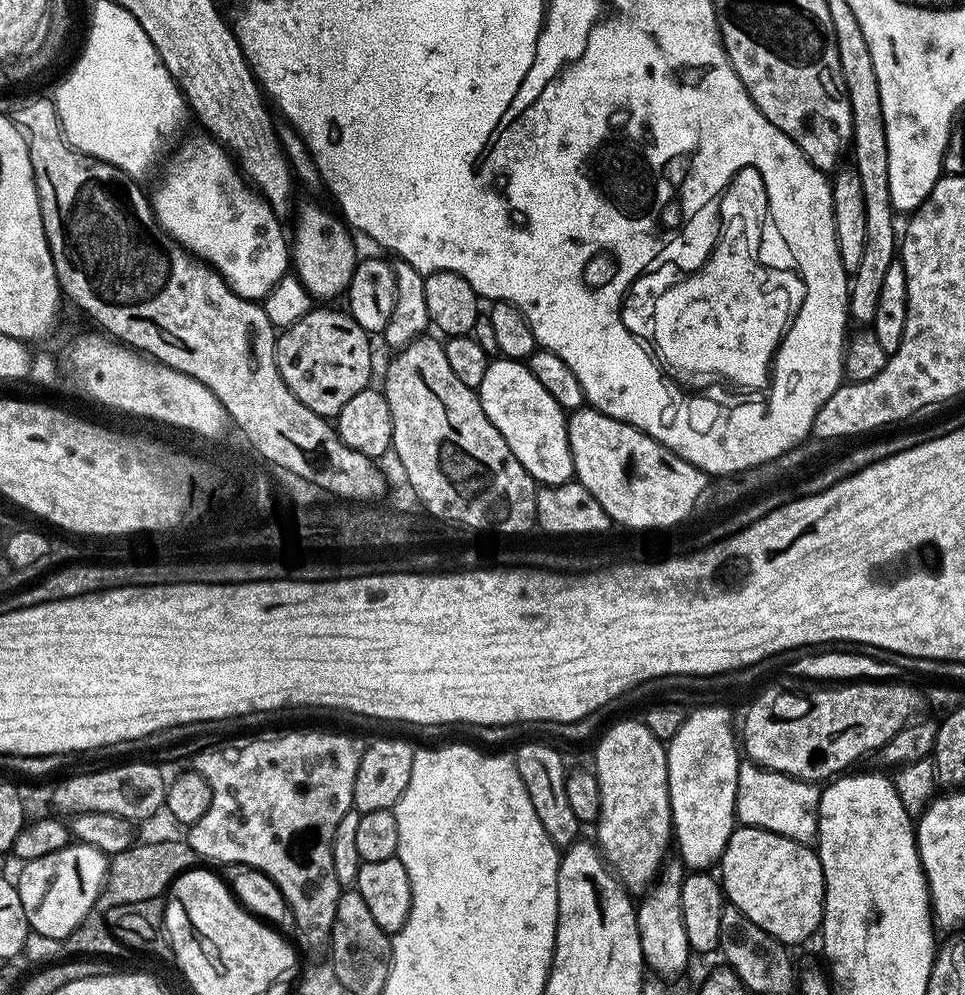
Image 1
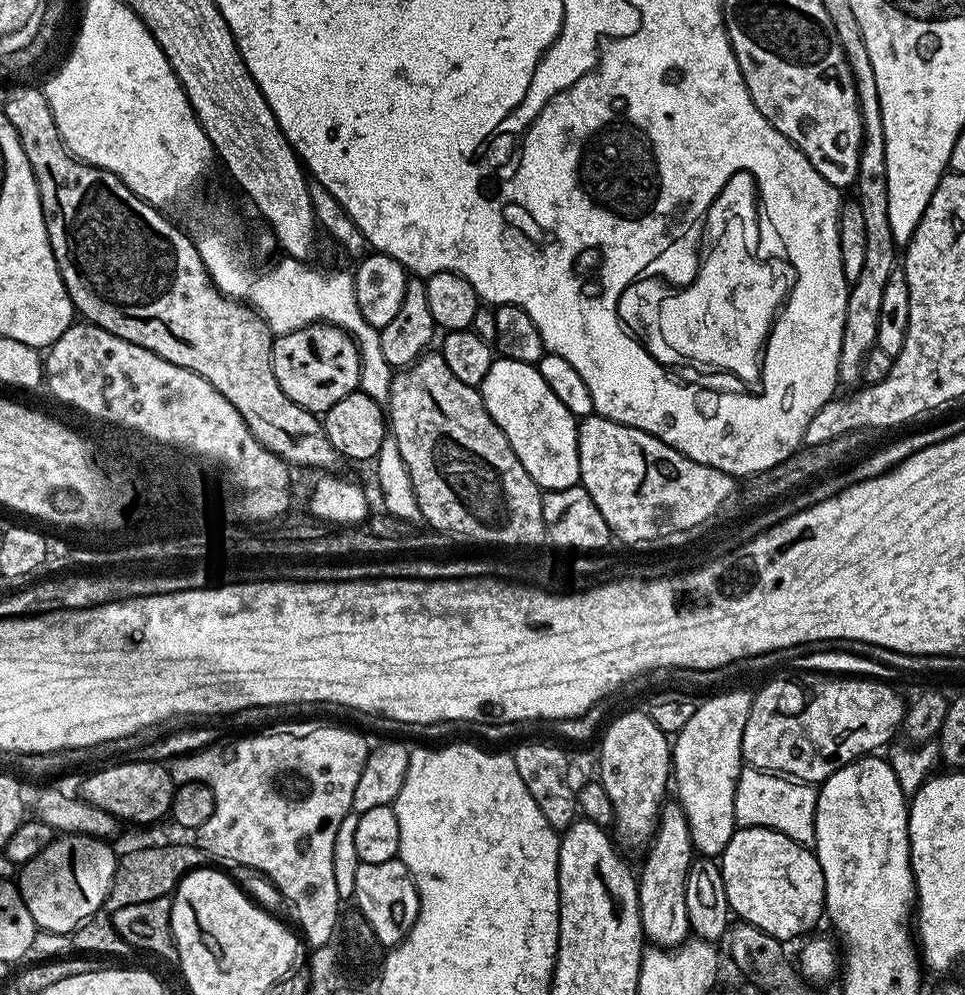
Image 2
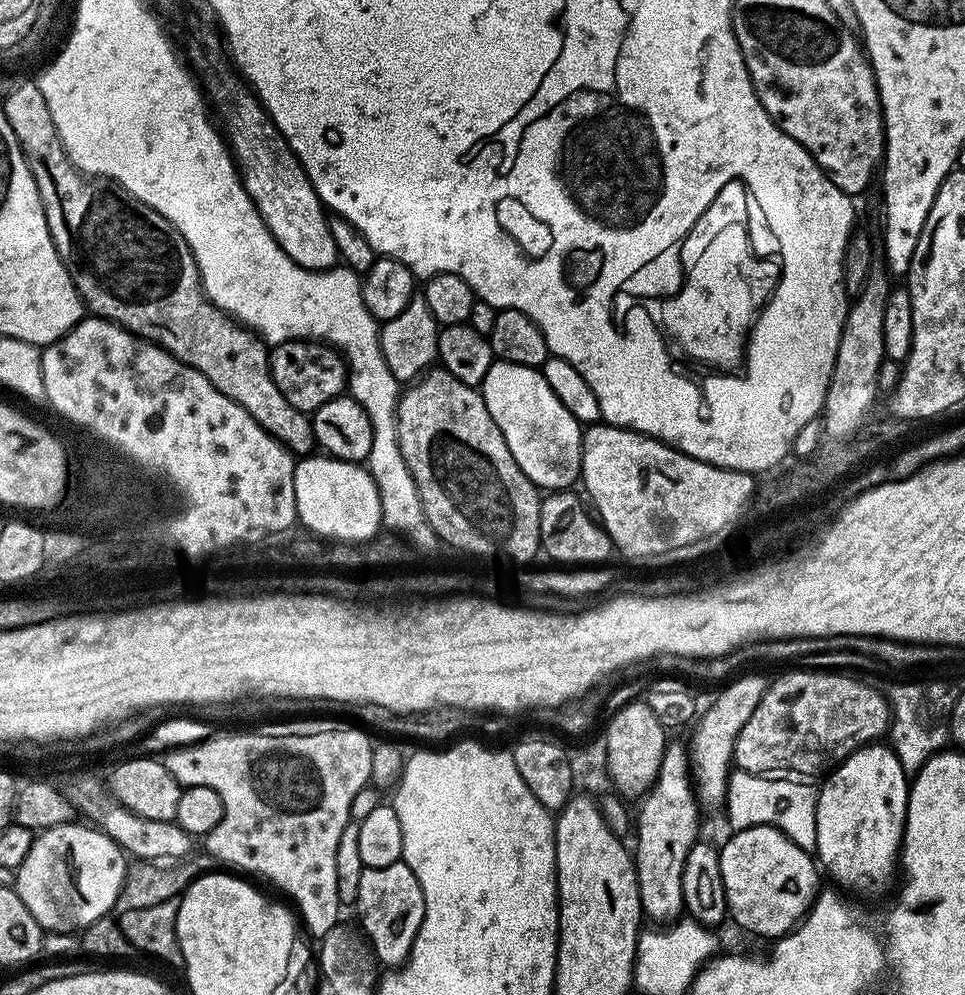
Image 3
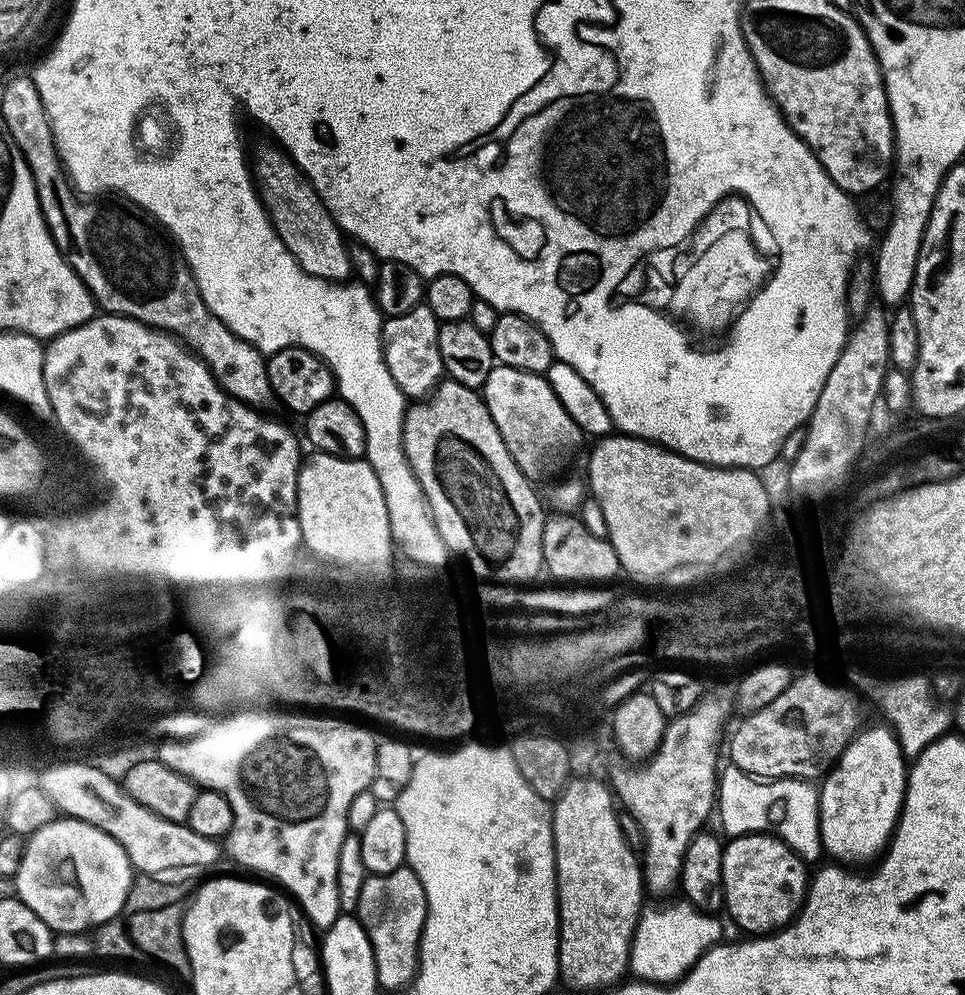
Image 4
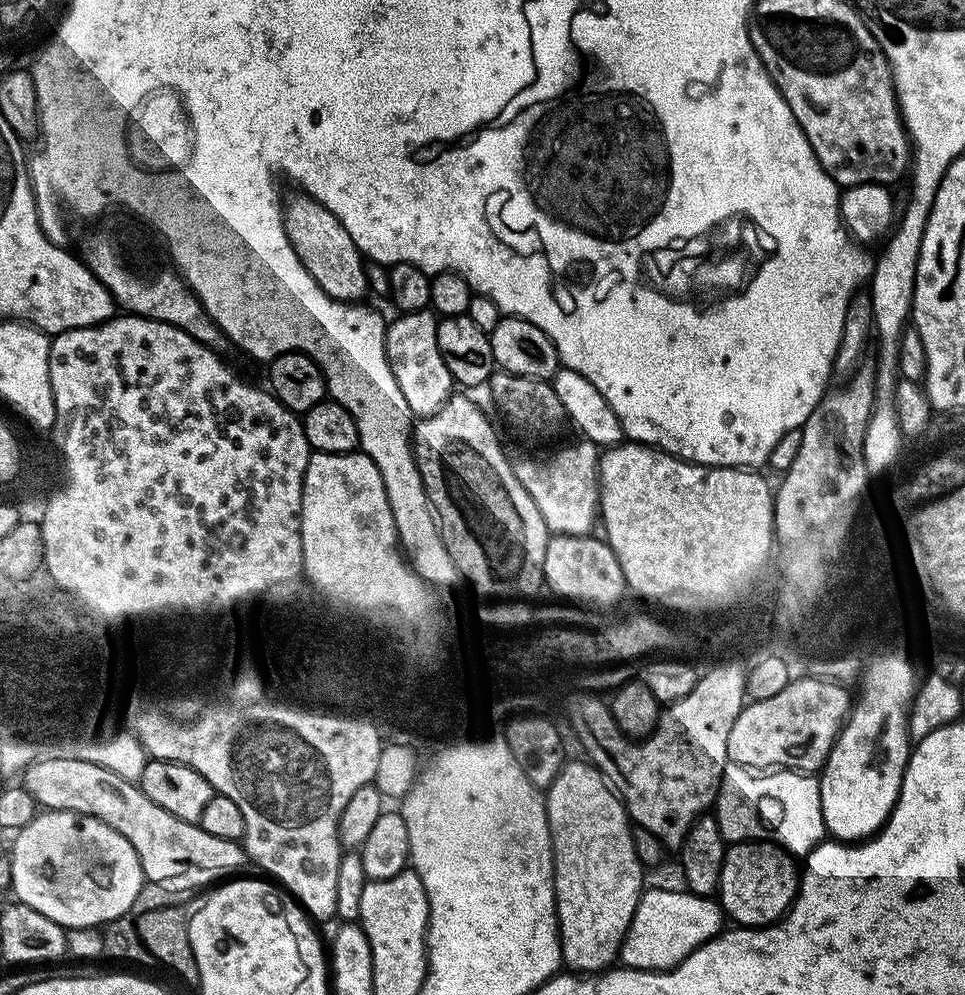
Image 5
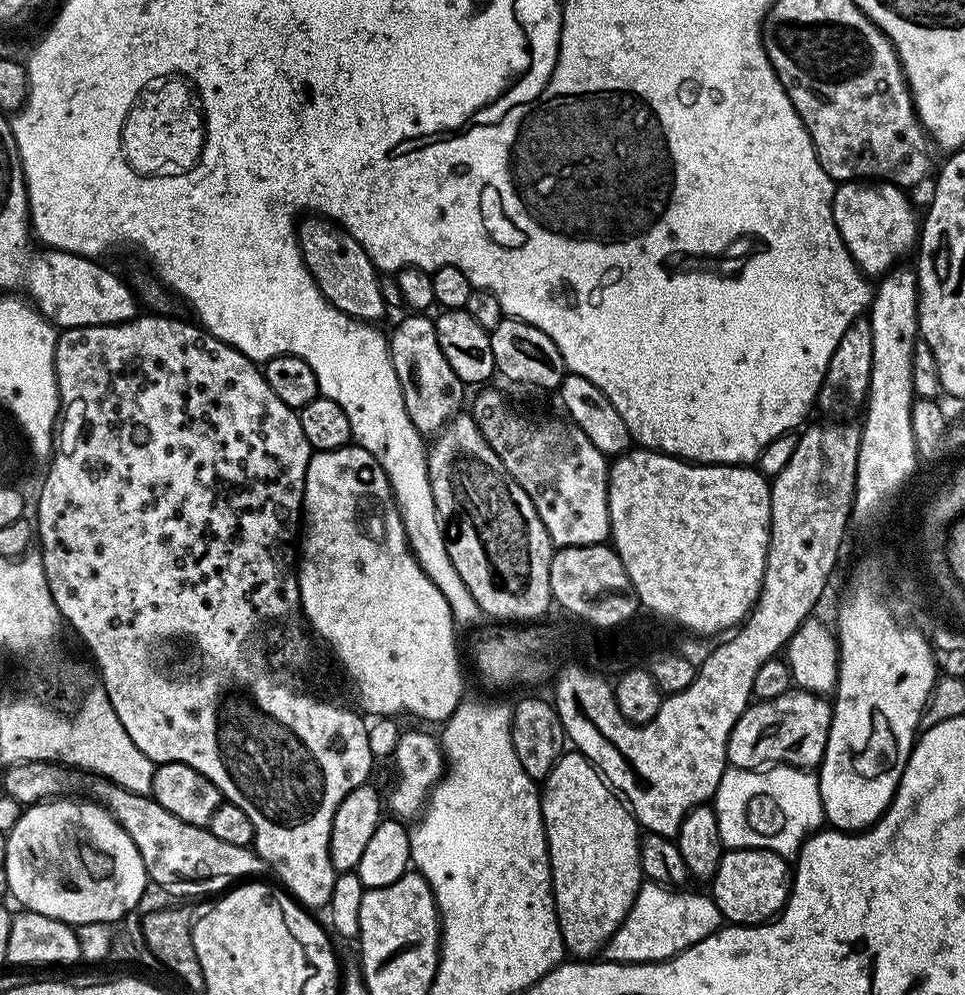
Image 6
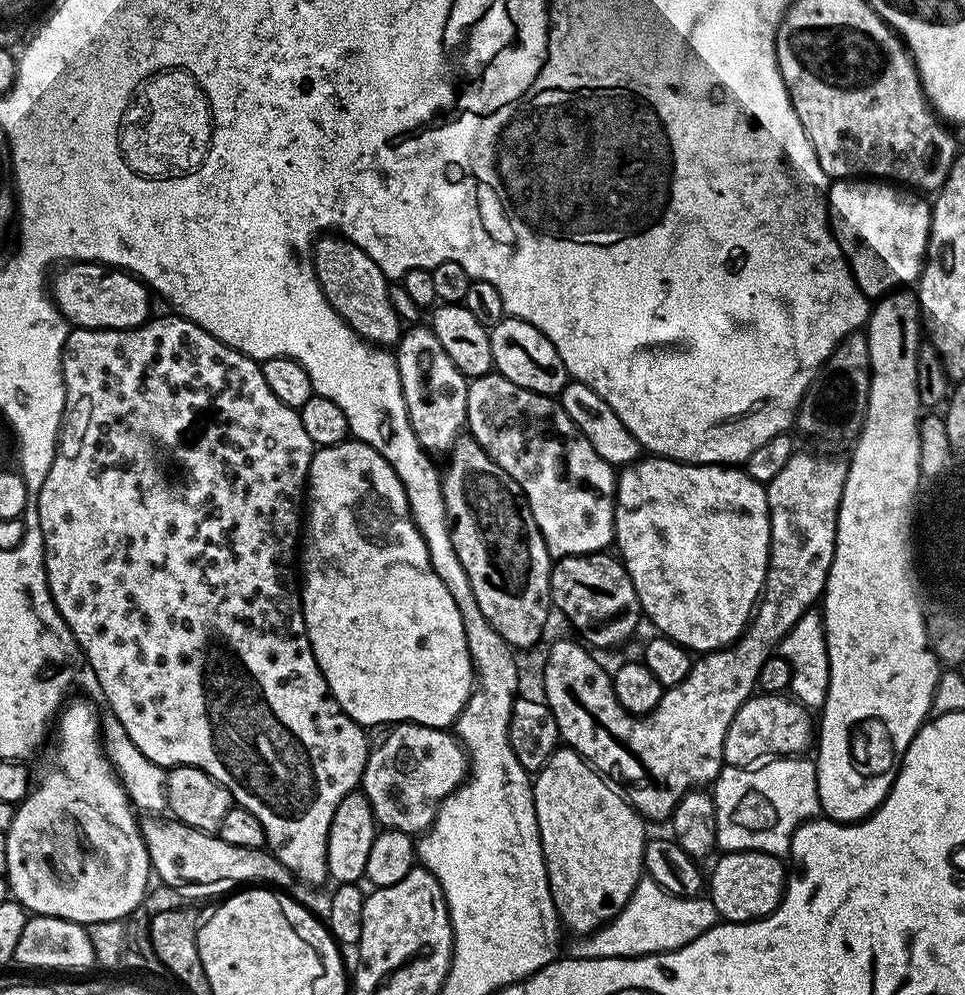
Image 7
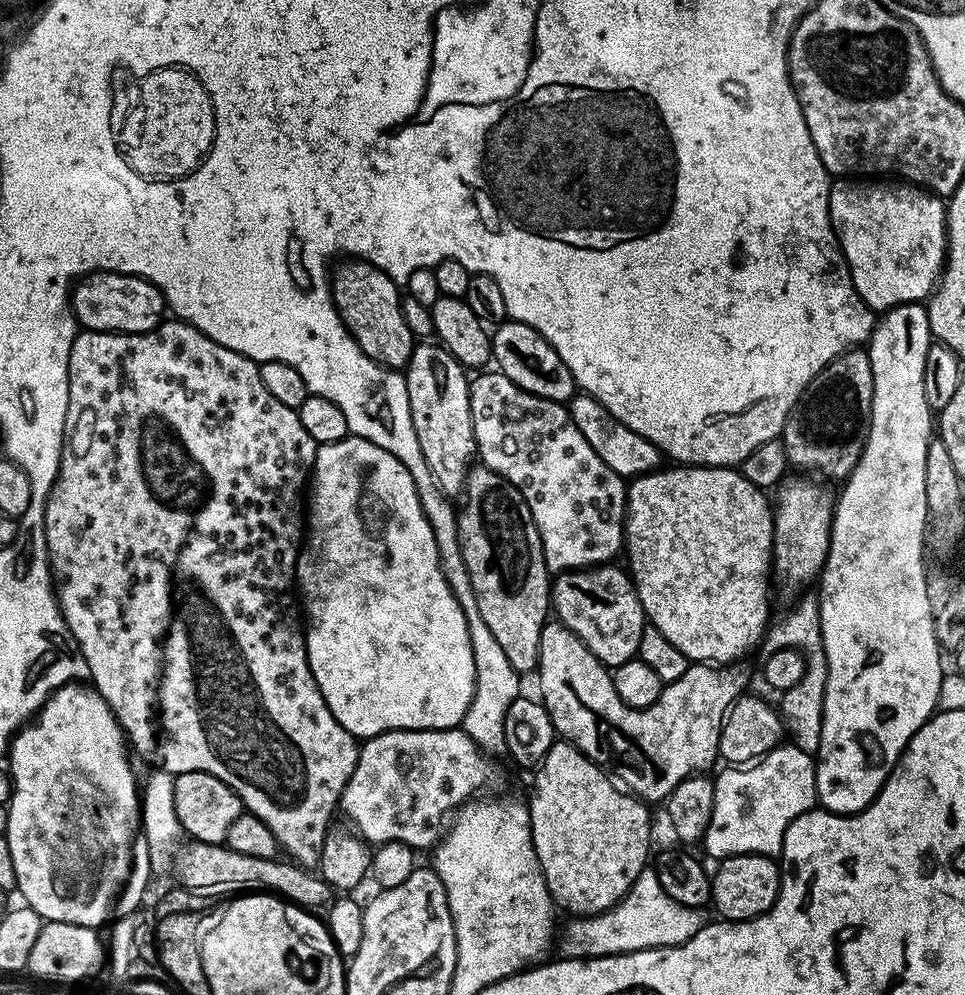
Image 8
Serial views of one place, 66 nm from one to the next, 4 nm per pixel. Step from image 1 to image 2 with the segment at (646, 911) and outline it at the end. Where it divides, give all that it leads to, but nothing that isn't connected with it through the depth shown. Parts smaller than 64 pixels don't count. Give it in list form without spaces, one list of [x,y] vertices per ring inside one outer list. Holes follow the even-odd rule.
[[[676,802],[665,803],[656,821],[656,832],[647,845],[648,857],[638,868],[638,906],[644,939],[658,948],[676,948],[689,939],[692,927],[686,914],[686,878],[694,859],[690,826]]]

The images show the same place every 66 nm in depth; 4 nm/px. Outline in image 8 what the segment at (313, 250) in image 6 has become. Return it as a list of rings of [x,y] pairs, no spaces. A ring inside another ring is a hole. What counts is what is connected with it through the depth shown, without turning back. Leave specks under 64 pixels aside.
[[[348,258],[336,269],[331,269],[332,300],[337,314],[342,318],[347,335],[353,336],[358,346],[370,359],[389,370],[403,370],[414,347],[414,337],[406,318],[402,318],[401,289],[373,264],[359,258]]]

